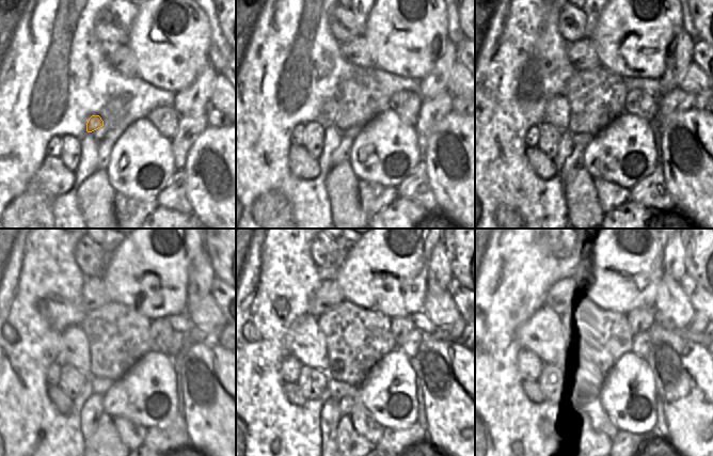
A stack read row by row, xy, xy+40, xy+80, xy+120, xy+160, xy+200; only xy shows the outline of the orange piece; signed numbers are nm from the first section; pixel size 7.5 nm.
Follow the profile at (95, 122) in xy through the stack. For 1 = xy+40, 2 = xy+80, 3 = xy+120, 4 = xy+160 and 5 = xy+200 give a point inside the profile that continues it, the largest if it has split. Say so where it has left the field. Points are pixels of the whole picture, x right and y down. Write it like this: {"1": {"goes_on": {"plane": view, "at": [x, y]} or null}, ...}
{"1": {"goes_on": {"plane": "xy+40", "at": [328, 114]}}, "2": {"goes_on": {"plane": "xy+80", "at": [557, 110]}}, "3": {"goes_on": {"plane": "xy+120", "at": [75, 351]}}, "4": {"goes_on": {"plane": "xy+160", "at": [306, 342]}}, "5": {"goes_on": {"plane": "xy+200", "at": [541, 334]}}}

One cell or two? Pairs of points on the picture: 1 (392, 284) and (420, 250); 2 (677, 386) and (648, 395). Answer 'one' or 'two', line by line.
1: one
2: two

